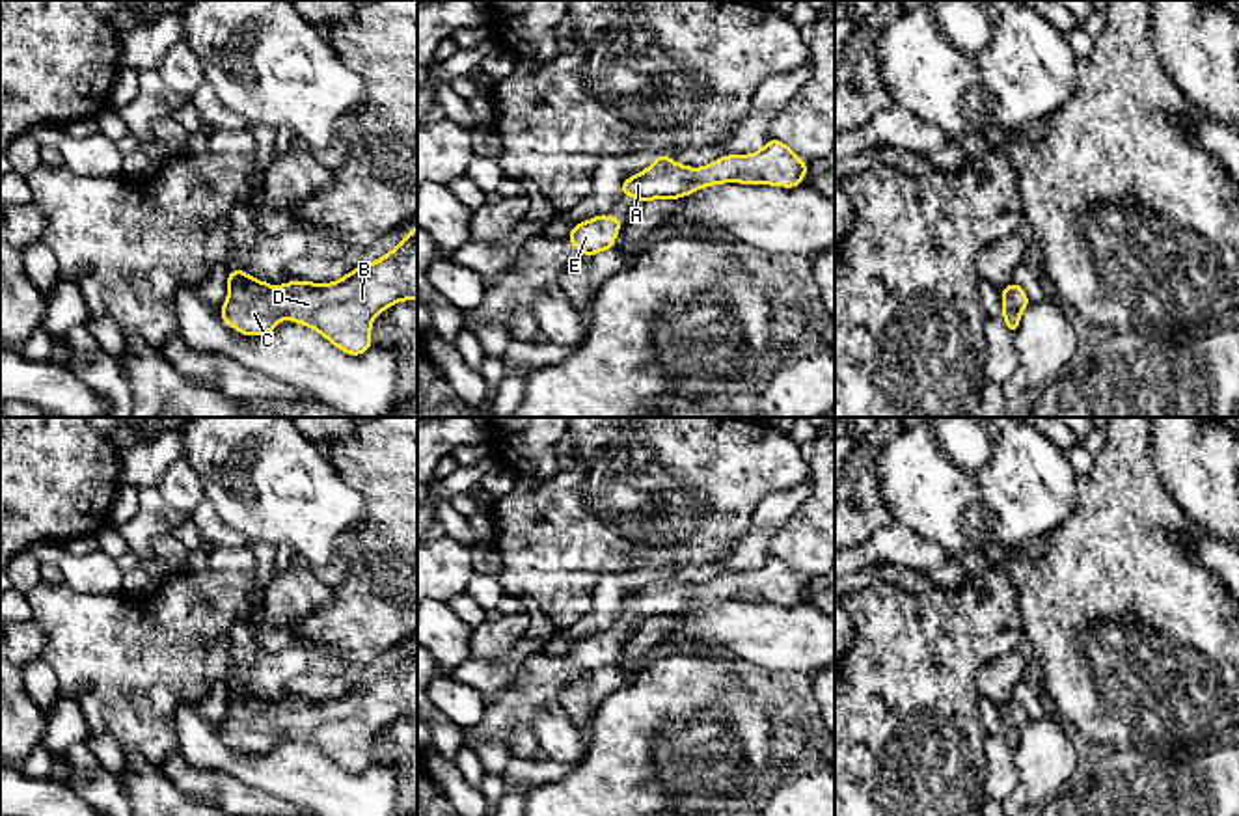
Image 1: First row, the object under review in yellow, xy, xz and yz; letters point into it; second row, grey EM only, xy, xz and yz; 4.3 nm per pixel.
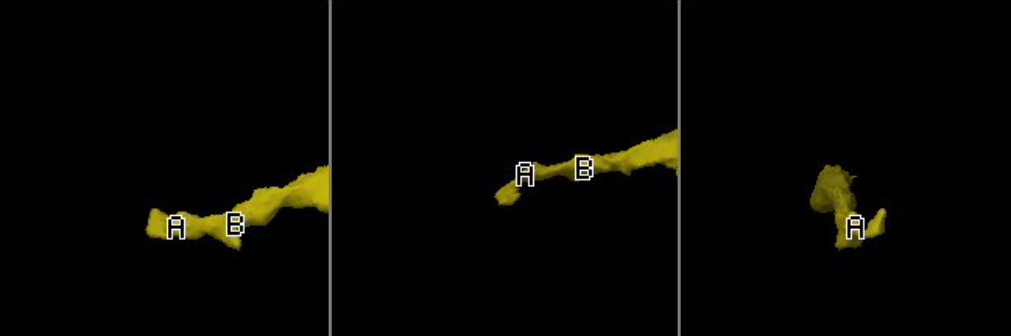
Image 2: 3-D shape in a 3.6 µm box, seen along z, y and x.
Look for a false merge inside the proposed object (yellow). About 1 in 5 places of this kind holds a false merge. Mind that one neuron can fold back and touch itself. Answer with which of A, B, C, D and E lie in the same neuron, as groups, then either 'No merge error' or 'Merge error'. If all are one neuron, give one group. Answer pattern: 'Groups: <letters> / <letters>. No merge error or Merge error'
Groups: A B C D E. No merge error

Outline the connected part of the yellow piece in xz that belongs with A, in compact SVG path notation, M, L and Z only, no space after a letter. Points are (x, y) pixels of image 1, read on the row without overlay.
M769 555L758 570L723 574L697 587L676 581L667 572L658 572L650 585L622 600L620 613L632 613L641 620L648 617L676 617L689 613L701 604L719 600L792 605L801 604L809 585L810 581L803 581L786 561Z

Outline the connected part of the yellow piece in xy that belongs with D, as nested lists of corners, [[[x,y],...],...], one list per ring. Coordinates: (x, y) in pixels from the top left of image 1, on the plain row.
[[[417,645],[389,671],[334,700],[272,704],[242,687],[229,687],[227,699],[220,734],[238,751],[270,751],[285,734],[360,773],[371,766],[371,741],[378,730],[401,717],[417,717]]]

